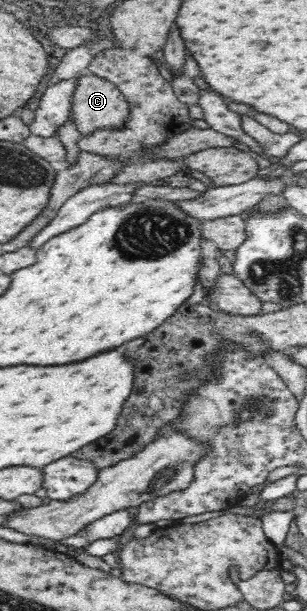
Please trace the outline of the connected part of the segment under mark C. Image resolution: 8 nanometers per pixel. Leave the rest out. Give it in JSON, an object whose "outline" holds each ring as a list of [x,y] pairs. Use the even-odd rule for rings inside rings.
{"outline":[[[83,71],[77,77],[77,81],[72,97],[71,118],[81,135],[91,135],[97,129],[113,129],[125,125],[130,114],[129,104],[123,92],[115,84],[88,71]]]}

